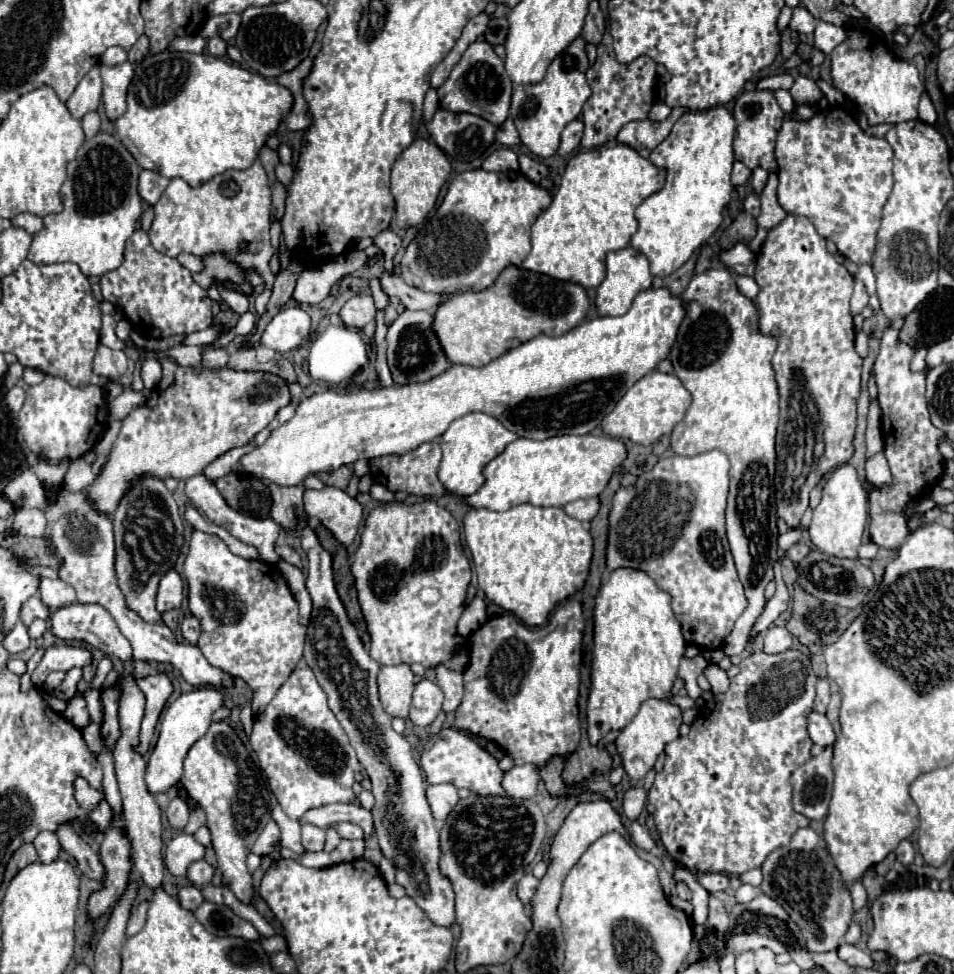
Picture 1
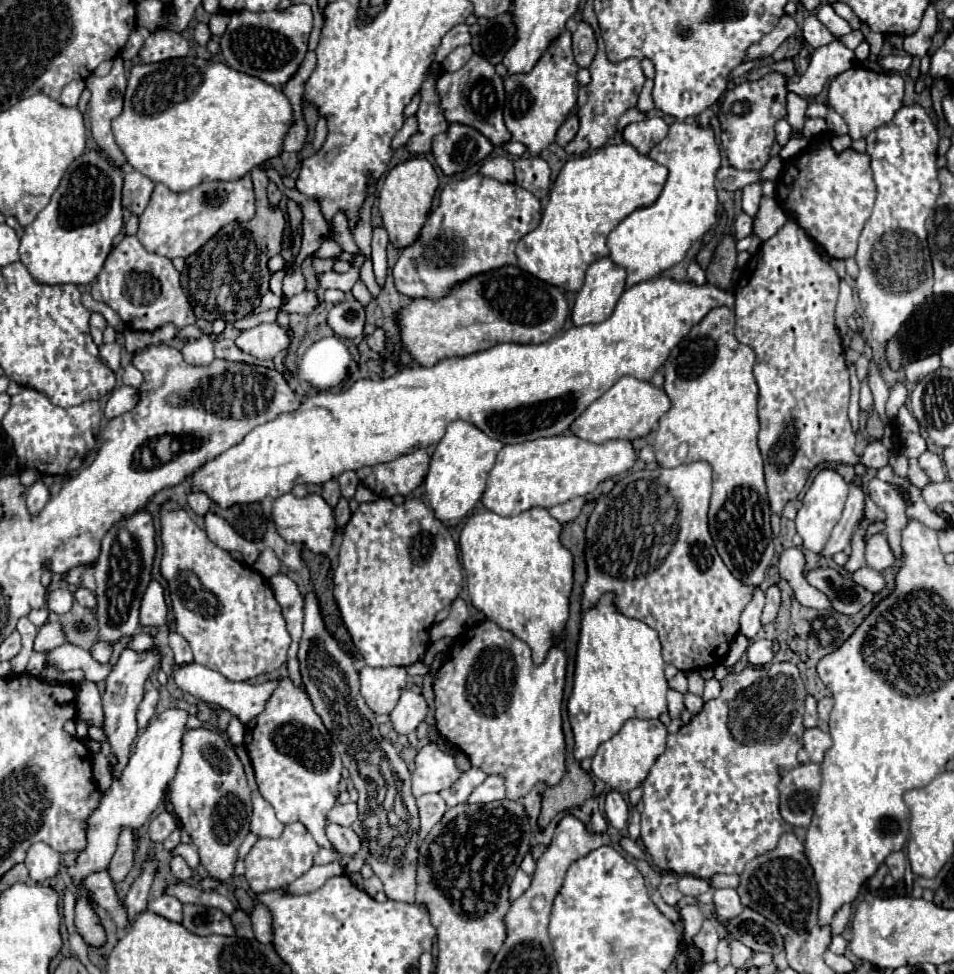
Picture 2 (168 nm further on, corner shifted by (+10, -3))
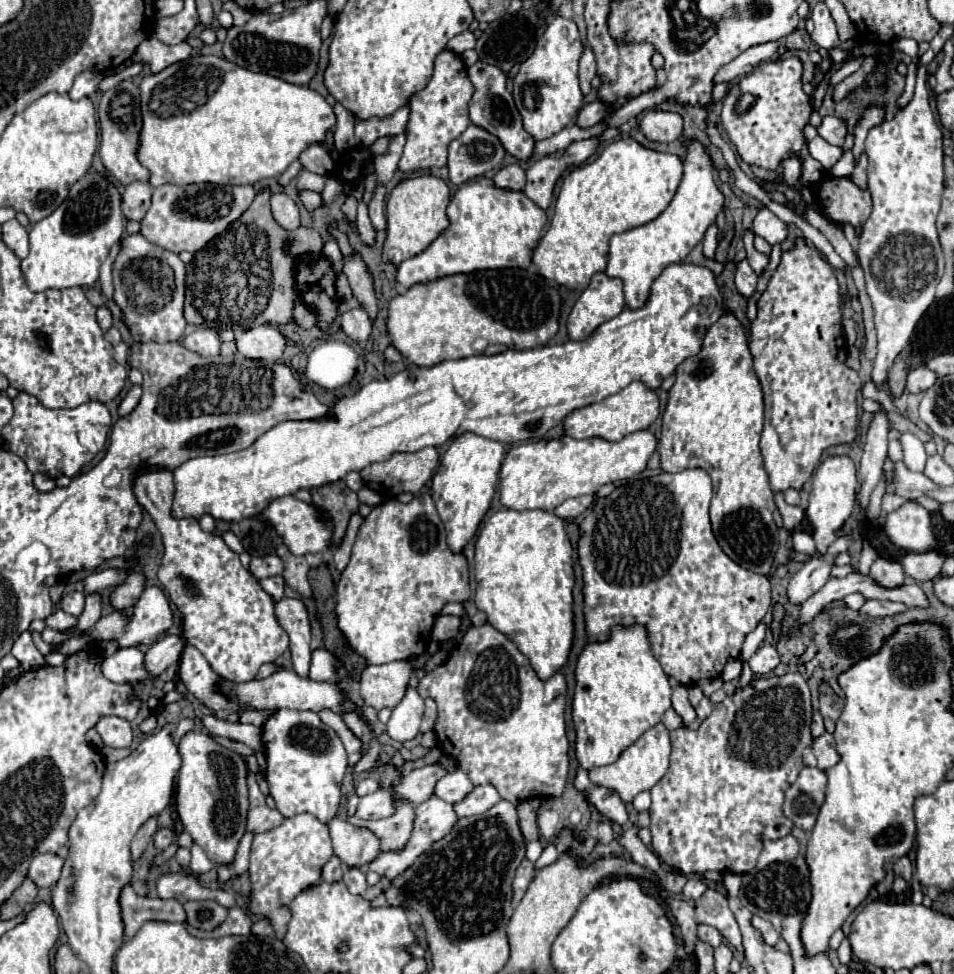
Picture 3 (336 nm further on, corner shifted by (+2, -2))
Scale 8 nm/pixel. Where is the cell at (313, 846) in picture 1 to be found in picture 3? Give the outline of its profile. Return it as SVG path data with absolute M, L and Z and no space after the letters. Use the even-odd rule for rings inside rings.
M297 814L293 818L285 818L285 822L279 824L277 828L263 834L255 834L249 864L251 876L249 912L267 918L273 924L275 936L283 940L287 924L291 920L289 910L291 900L321 878L321 868L329 862L331 856L333 846L329 828L311 814Z

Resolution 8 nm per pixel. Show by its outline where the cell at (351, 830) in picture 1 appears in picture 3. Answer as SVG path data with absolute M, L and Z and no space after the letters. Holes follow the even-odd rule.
M347 820L329 822L335 856L349 868L361 868L381 854L381 840L369 828L357 828Z

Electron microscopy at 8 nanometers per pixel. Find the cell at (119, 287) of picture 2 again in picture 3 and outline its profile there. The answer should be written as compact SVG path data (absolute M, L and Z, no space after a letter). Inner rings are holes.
M141 234L125 236L113 262L113 286L113 300L125 314L125 326L135 342L171 342L183 338L187 326L183 318L185 264L177 254L147 242Z

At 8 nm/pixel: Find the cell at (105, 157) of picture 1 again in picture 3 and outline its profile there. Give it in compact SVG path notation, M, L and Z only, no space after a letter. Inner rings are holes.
M93 168L77 180L67 200L47 218L33 224L29 232L29 256L21 260L21 272L31 292L49 288L93 286L99 280L99 268L109 256L113 244L119 242L125 228L121 212L121 196L117 188Z

